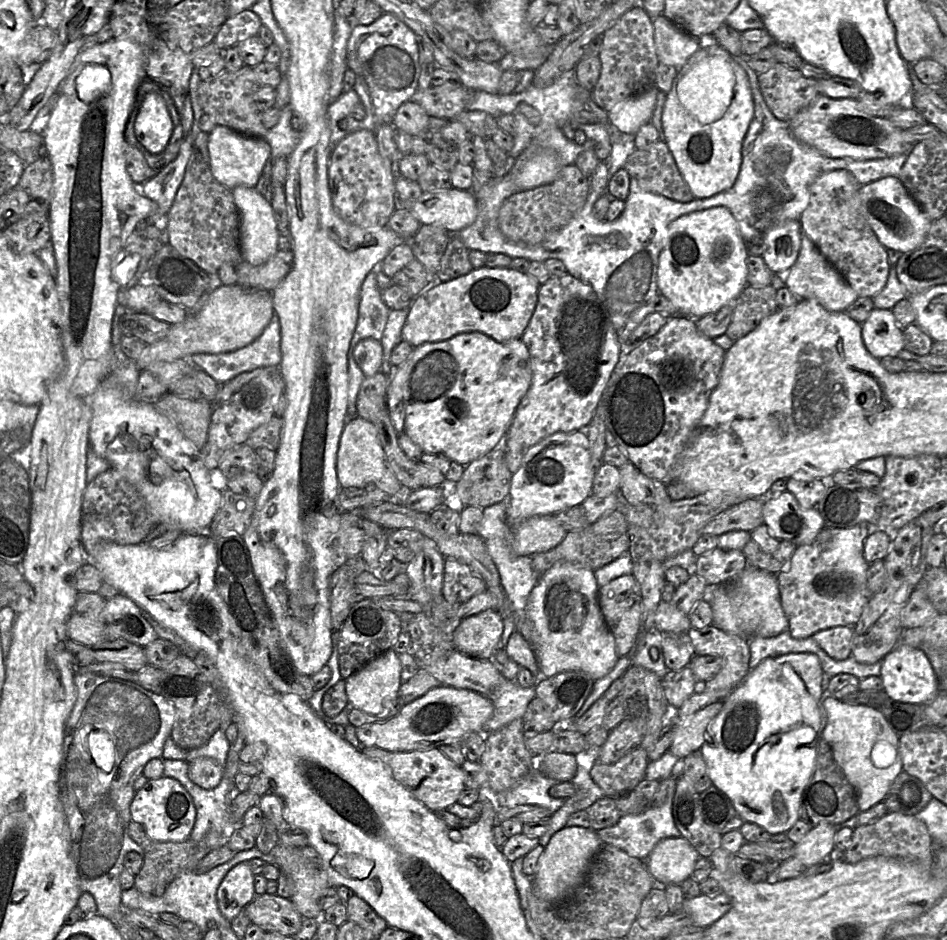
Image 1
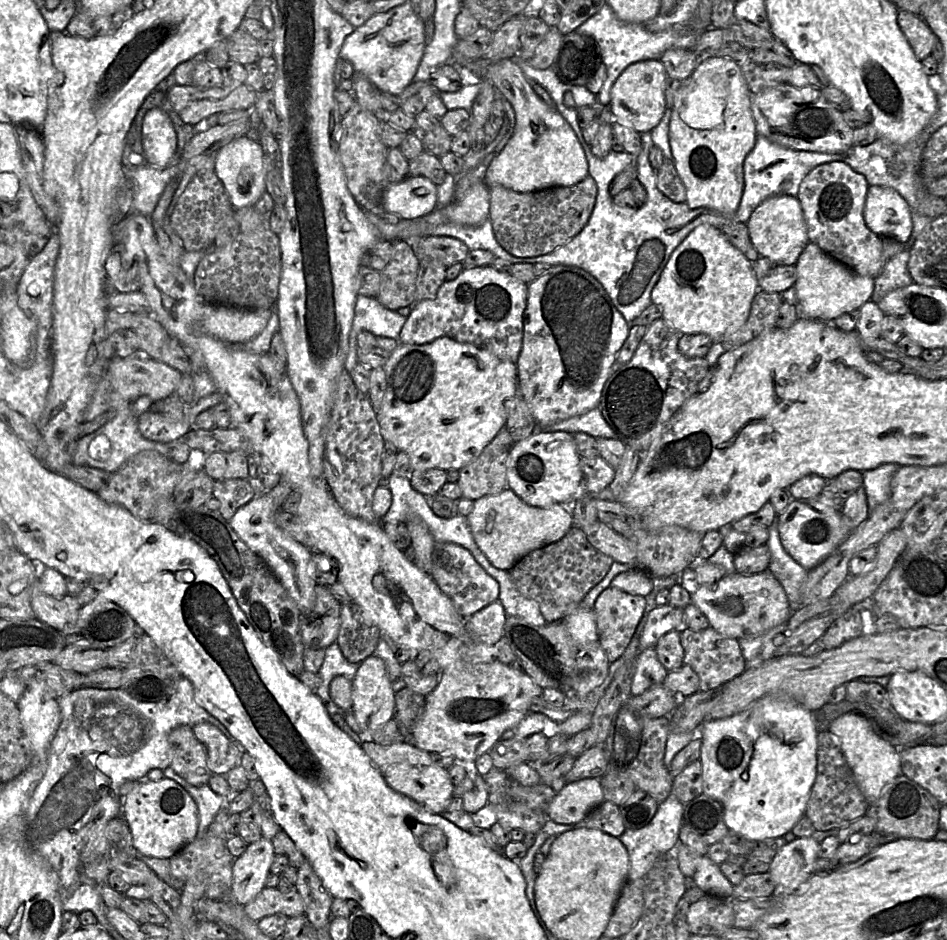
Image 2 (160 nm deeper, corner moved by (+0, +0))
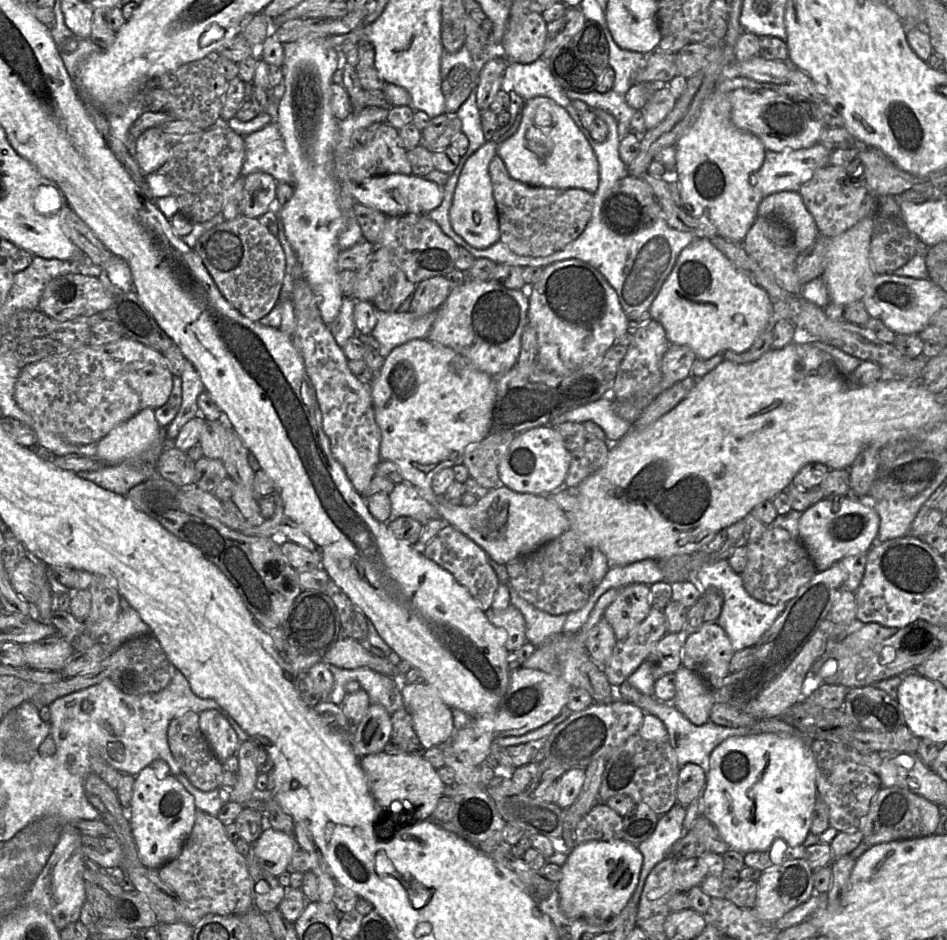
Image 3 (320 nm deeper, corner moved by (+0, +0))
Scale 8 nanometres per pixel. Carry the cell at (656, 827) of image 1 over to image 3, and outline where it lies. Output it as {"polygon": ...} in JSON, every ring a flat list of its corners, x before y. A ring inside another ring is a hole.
{"polygon":[[676,804,669,812,659,816,657,826,653,834,636,845,643,856,637,886,632,894,632,899,627,907,633,908,637,905,647,876,660,861,669,856,672,846,683,837,683,822,686,810]]}

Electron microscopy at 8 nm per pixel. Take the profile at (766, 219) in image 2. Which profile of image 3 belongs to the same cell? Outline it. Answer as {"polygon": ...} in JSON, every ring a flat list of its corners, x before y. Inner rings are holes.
{"polygon":[[781,191,765,196,757,215,777,219,786,225,799,252,810,247,819,236,815,221,798,192]]}

